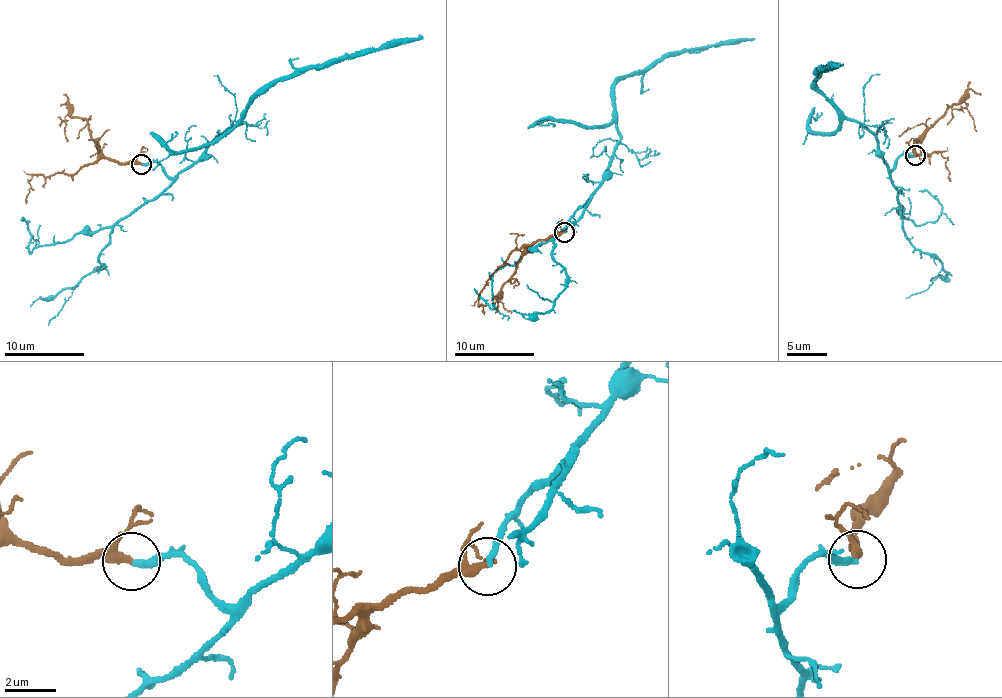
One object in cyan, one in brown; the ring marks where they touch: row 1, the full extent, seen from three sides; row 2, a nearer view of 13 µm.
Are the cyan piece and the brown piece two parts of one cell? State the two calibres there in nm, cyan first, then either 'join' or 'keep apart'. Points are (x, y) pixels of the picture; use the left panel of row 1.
240 nm thick on the cyan side, 240 nm on the other; join

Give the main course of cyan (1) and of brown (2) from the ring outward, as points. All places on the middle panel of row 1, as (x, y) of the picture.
1: (565, 232), (573, 213), (603, 178), (620, 139), (610, 96), (618, 81), (651, 68), (665, 56), (753, 39)
2: (565, 232), (513, 249), (509, 259), (491, 273), (481, 292), (478, 304), (483, 314)

